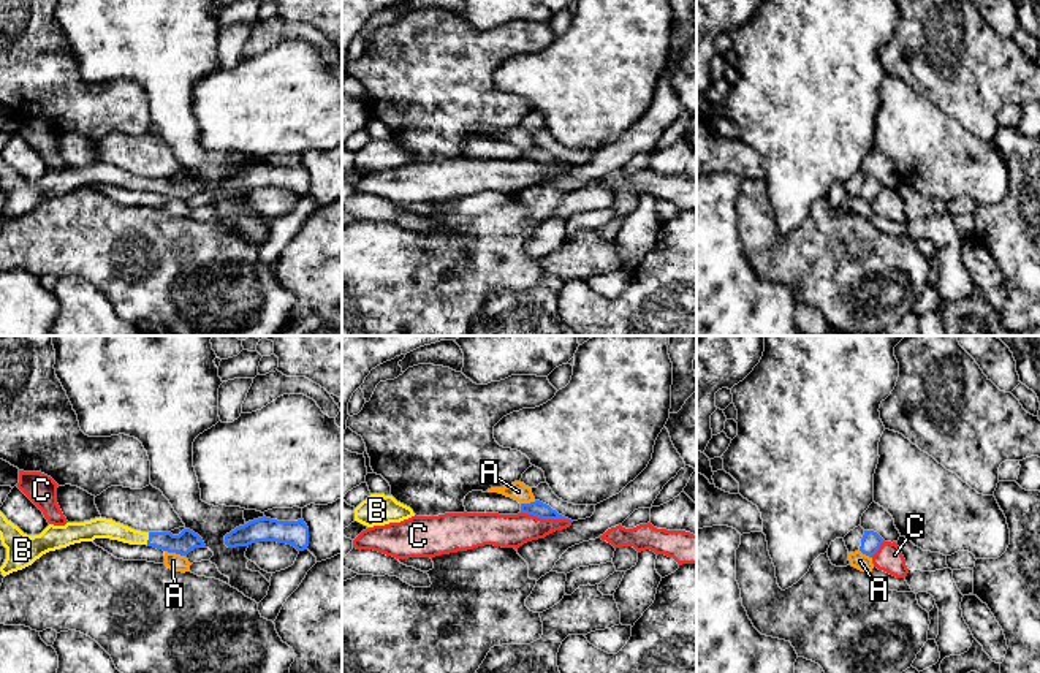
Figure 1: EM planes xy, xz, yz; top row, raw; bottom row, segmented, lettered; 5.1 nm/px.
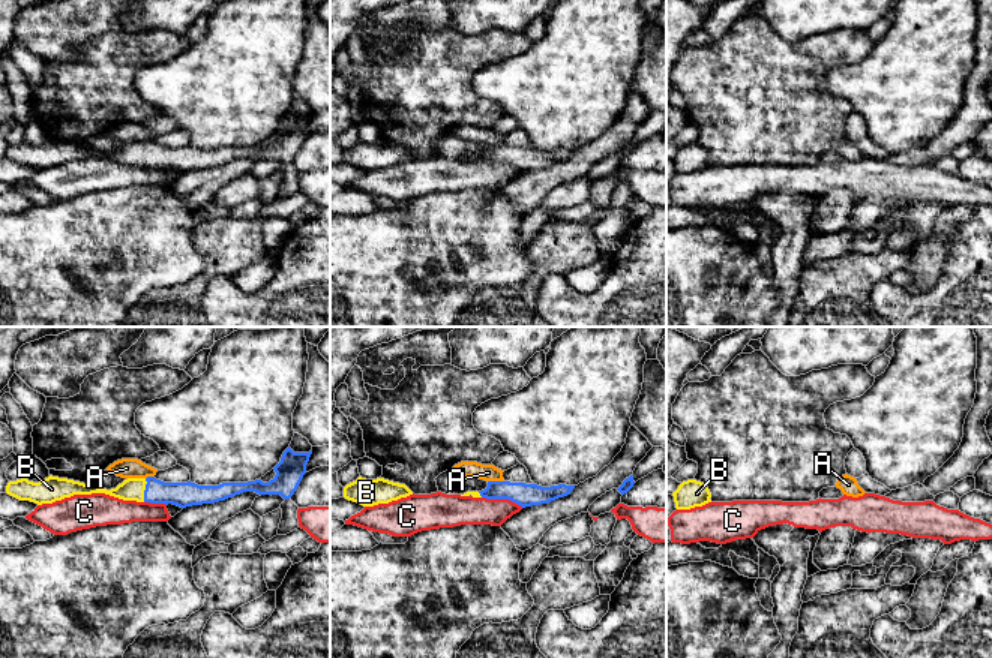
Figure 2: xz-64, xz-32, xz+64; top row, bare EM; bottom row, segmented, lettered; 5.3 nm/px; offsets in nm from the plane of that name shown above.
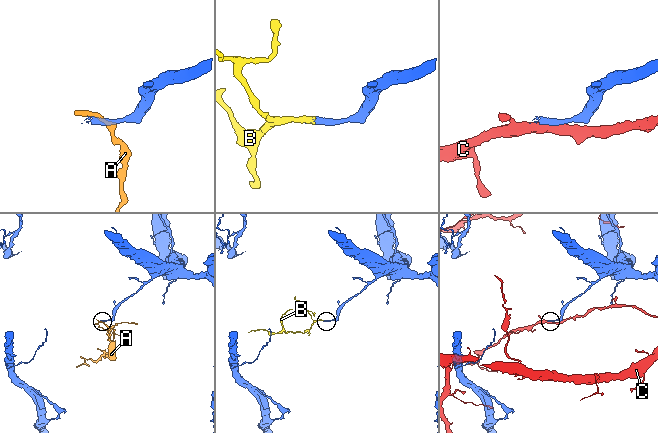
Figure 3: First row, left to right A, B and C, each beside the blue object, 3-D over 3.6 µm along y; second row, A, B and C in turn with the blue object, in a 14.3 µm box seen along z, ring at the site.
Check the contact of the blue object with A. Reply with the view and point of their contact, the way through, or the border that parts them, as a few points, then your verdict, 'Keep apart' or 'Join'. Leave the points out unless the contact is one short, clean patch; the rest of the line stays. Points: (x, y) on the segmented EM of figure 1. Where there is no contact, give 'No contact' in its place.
Touches blue at xy (174, 551). Boundary: xy (165, 550), (184, 556). Keep apart

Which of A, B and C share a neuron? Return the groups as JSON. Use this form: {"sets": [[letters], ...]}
{"sets": [["A"], ["B"], ["C"]]}

